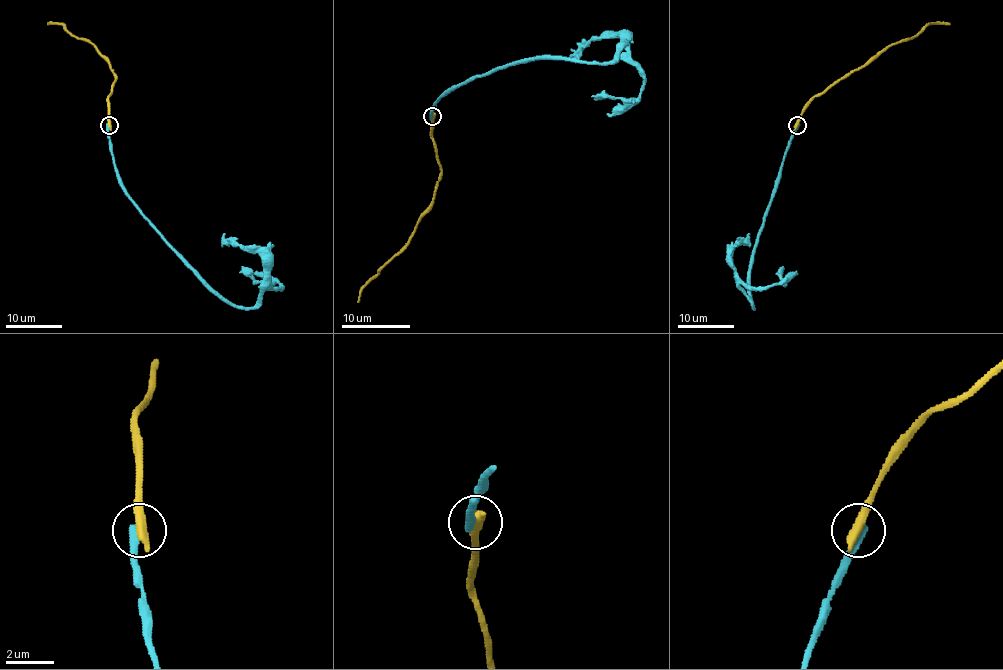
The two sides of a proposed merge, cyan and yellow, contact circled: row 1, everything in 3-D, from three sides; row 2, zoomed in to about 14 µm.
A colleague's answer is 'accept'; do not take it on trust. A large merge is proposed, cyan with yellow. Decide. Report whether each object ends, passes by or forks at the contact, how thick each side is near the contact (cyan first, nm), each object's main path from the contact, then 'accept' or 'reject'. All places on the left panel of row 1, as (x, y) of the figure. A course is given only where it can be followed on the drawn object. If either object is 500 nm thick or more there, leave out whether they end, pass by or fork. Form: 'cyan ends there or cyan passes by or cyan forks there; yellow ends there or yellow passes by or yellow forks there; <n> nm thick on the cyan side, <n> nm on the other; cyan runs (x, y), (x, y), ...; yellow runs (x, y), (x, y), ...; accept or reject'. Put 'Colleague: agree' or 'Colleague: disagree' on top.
Colleague: disagree
380 nm thick on the cyan side, 500 nm on the other; cyan runs (108, 124), (116, 176), (140, 213), (208, 285), (252, 308), (264, 284), (262, 257), (229, 243), (225, 233); yellow runs (109, 124), (109, 96), (116, 79), (109, 64), (91, 42), (74, 37), (61, 24), (47, 24); reject

